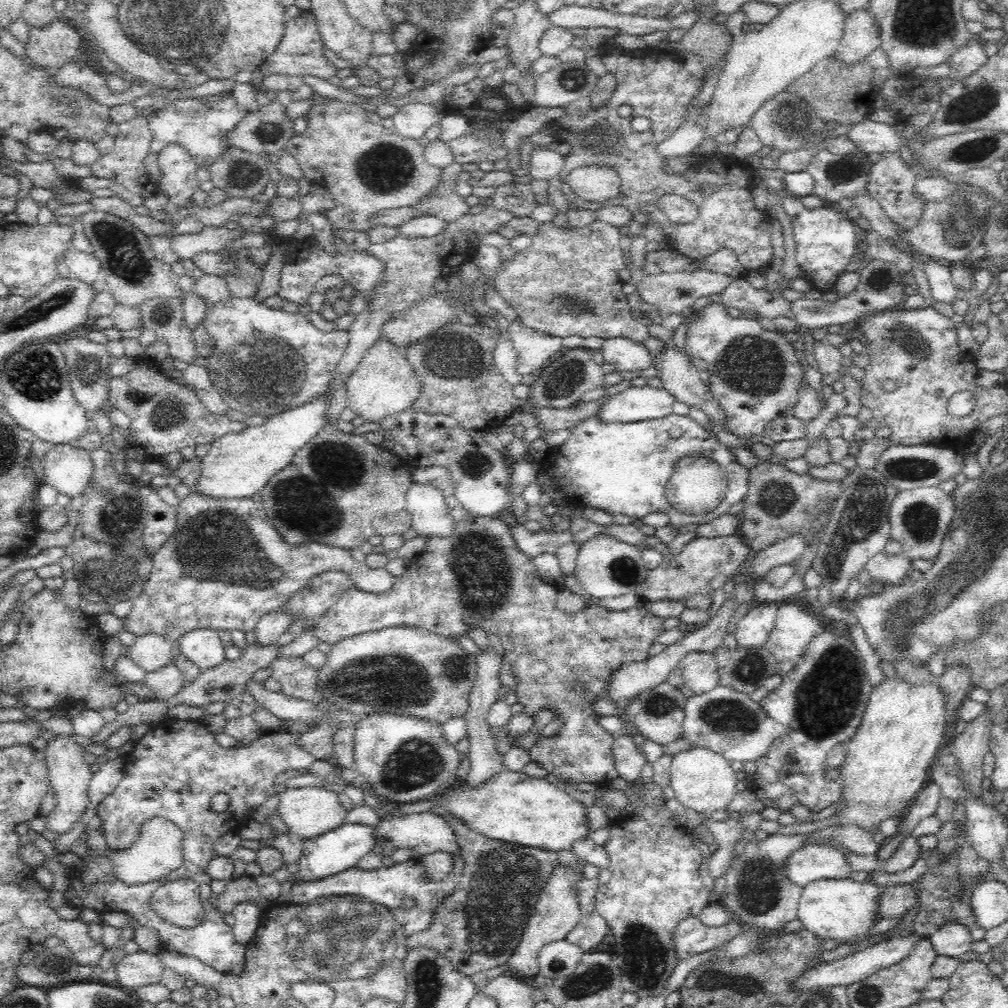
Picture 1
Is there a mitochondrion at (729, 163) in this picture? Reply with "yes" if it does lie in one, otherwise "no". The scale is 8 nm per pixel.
no

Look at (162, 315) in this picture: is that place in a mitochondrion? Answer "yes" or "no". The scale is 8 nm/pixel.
yes

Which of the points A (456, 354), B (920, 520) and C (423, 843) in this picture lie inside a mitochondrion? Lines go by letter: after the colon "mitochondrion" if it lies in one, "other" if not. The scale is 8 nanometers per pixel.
A: mitochondrion
B: mitochondrion
C: other

